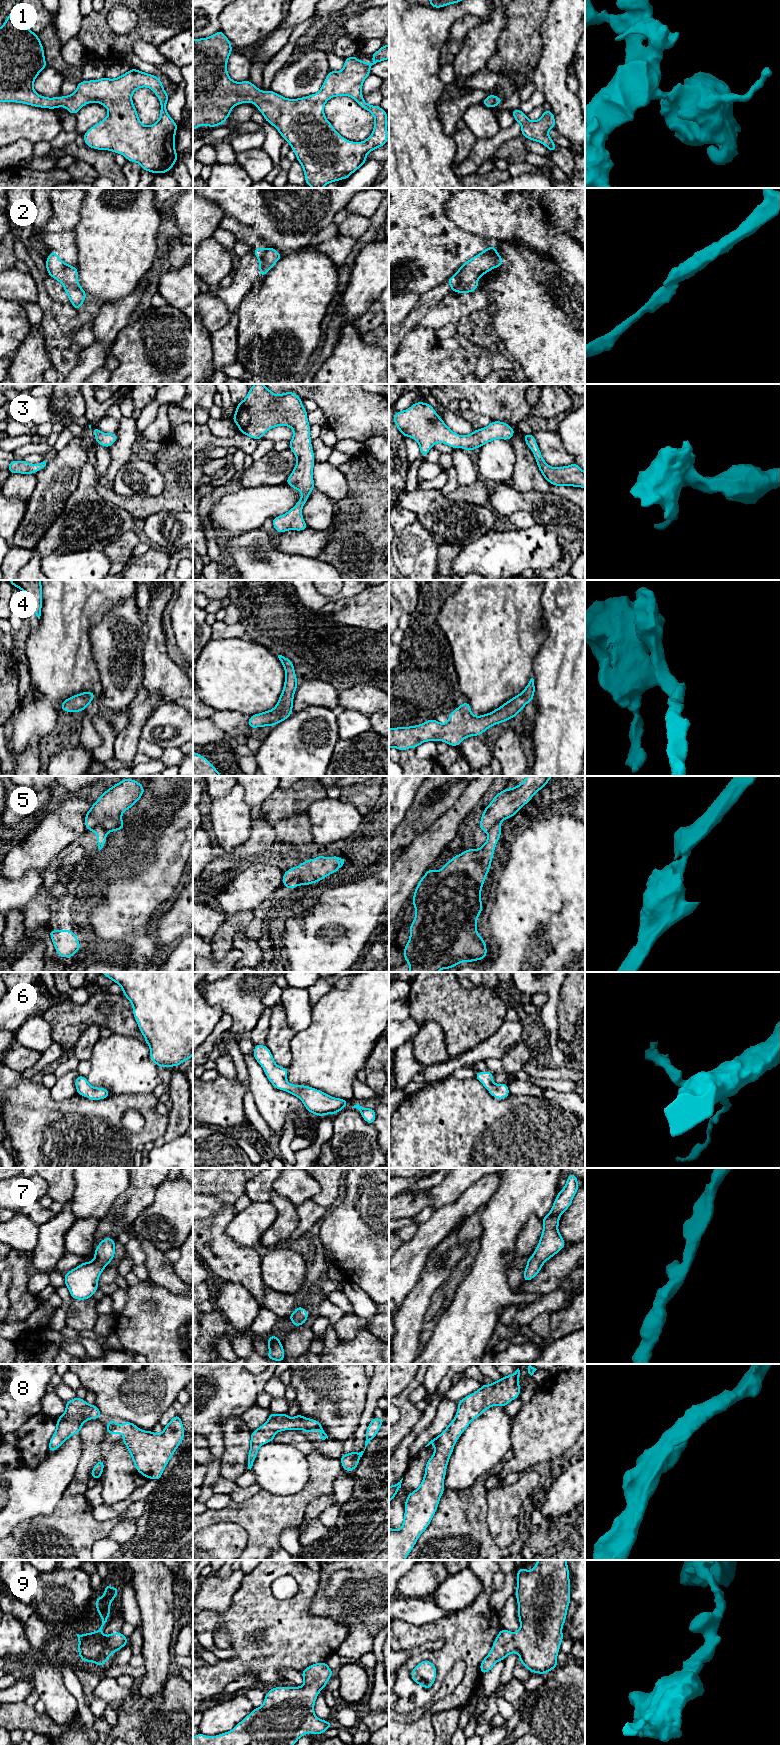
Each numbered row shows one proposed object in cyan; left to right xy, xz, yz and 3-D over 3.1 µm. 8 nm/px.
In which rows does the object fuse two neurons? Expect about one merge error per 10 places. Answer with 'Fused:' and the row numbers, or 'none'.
Fused: 5

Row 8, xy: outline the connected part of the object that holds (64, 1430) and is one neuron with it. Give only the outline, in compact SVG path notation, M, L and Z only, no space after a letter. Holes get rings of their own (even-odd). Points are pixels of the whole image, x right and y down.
M78 1397L66 1401L65 1412L57 1419L56 1430L49 1441L49 1452L58 1449L72 1435L80 1433L87 1420L102 1417L96 1405L89 1405L85 1399Z

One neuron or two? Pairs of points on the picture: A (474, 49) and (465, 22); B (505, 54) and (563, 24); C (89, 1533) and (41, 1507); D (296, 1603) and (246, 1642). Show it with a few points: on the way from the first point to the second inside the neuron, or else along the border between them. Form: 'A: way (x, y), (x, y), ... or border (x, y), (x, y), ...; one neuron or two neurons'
A: border (484, 18), (467, 32), (459, 52); two neurons
B: border (548, 13), (541, 26), (543, 52), (540, 59); two neurons
C: border (56, 1506), (49, 1514), (38, 1515), (29, 1520); two neurons
D: way (284, 1615), (262, 1636), (258, 1636); one neuron

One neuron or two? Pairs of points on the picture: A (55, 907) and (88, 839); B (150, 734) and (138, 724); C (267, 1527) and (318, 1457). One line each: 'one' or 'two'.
A: one
B: two
C: one

